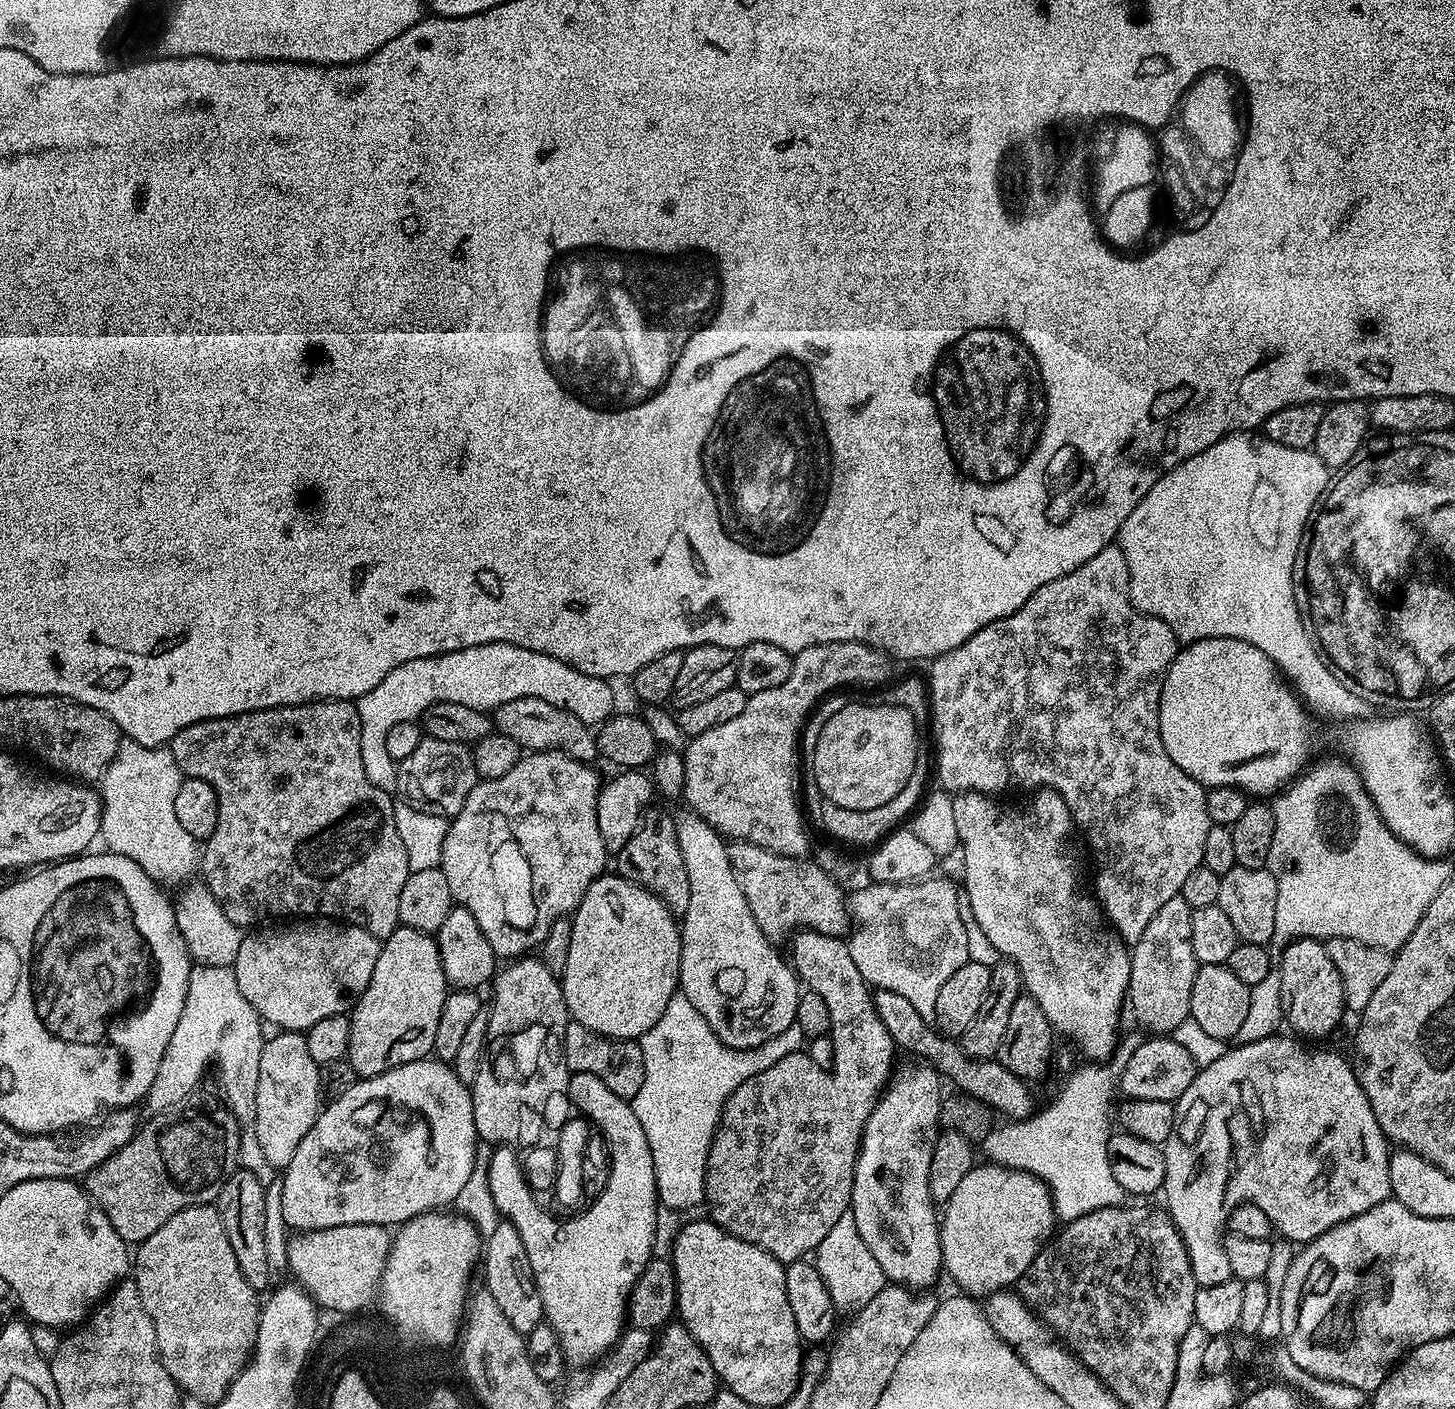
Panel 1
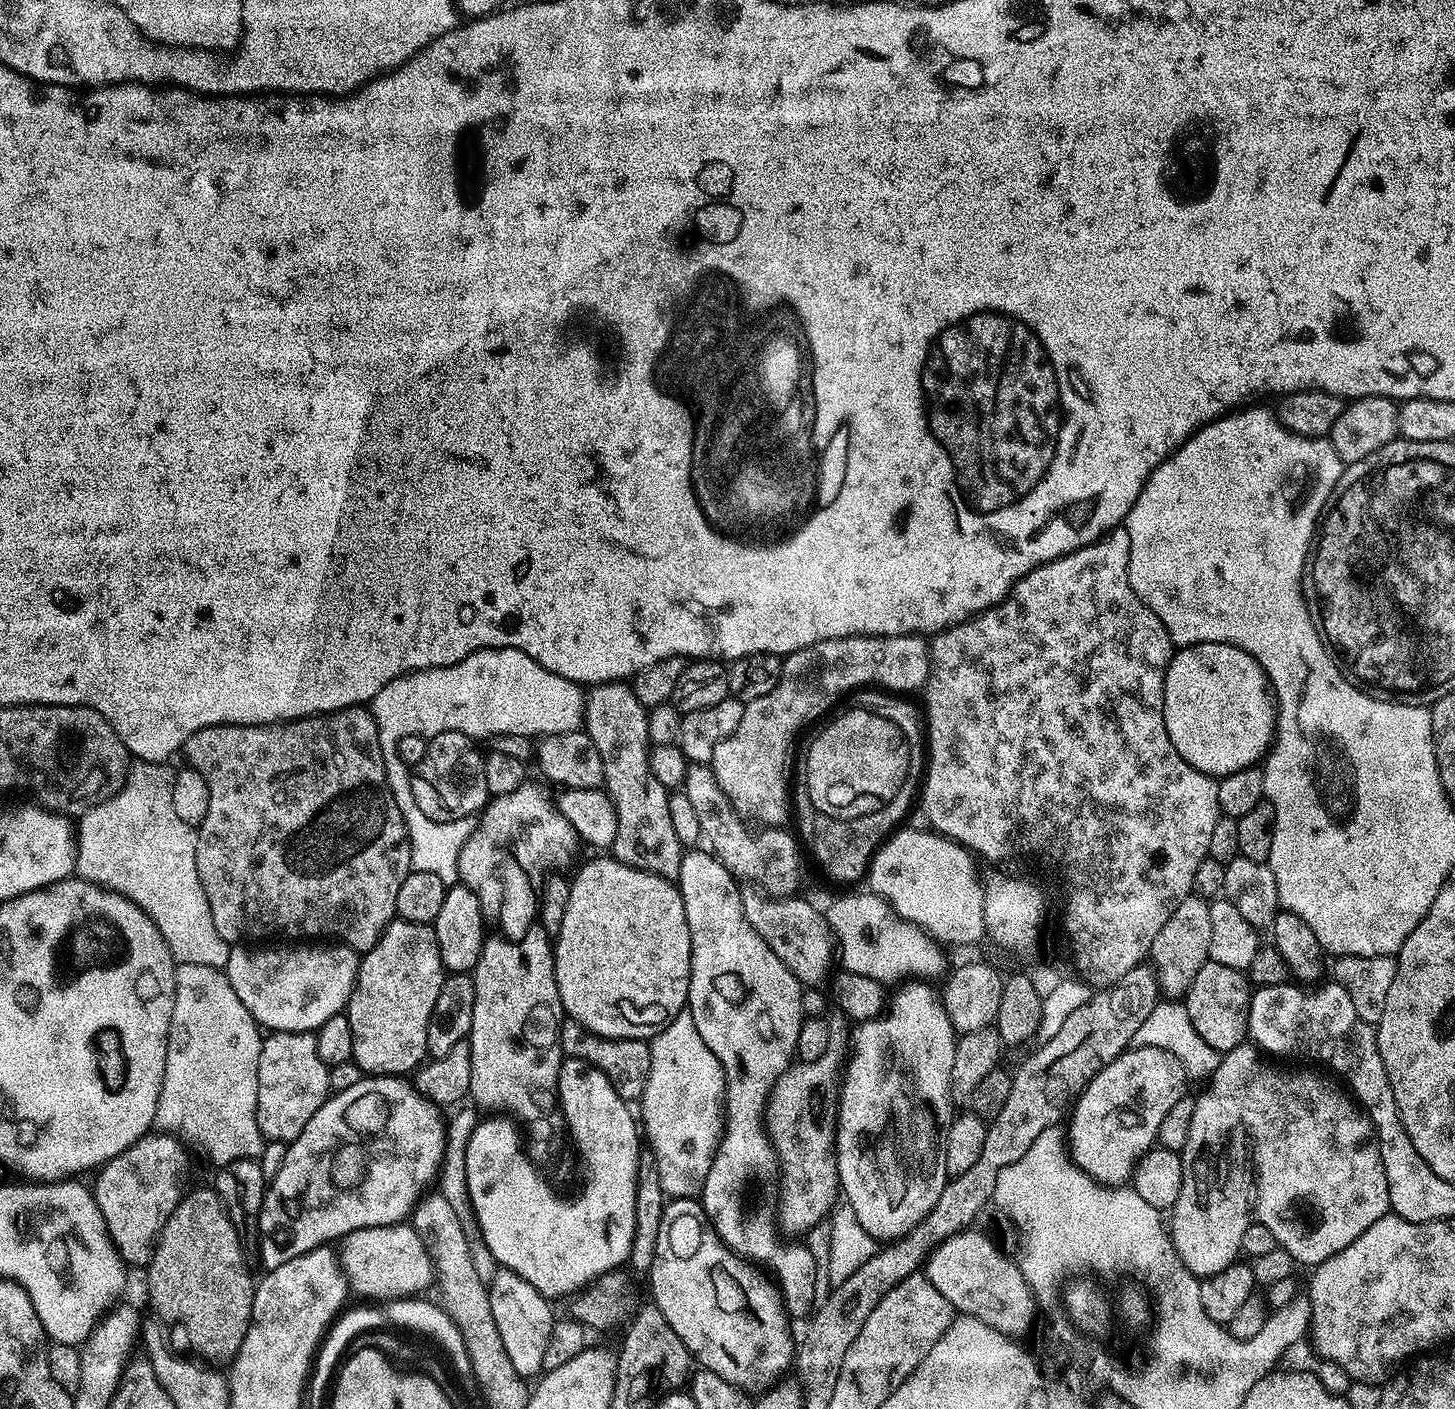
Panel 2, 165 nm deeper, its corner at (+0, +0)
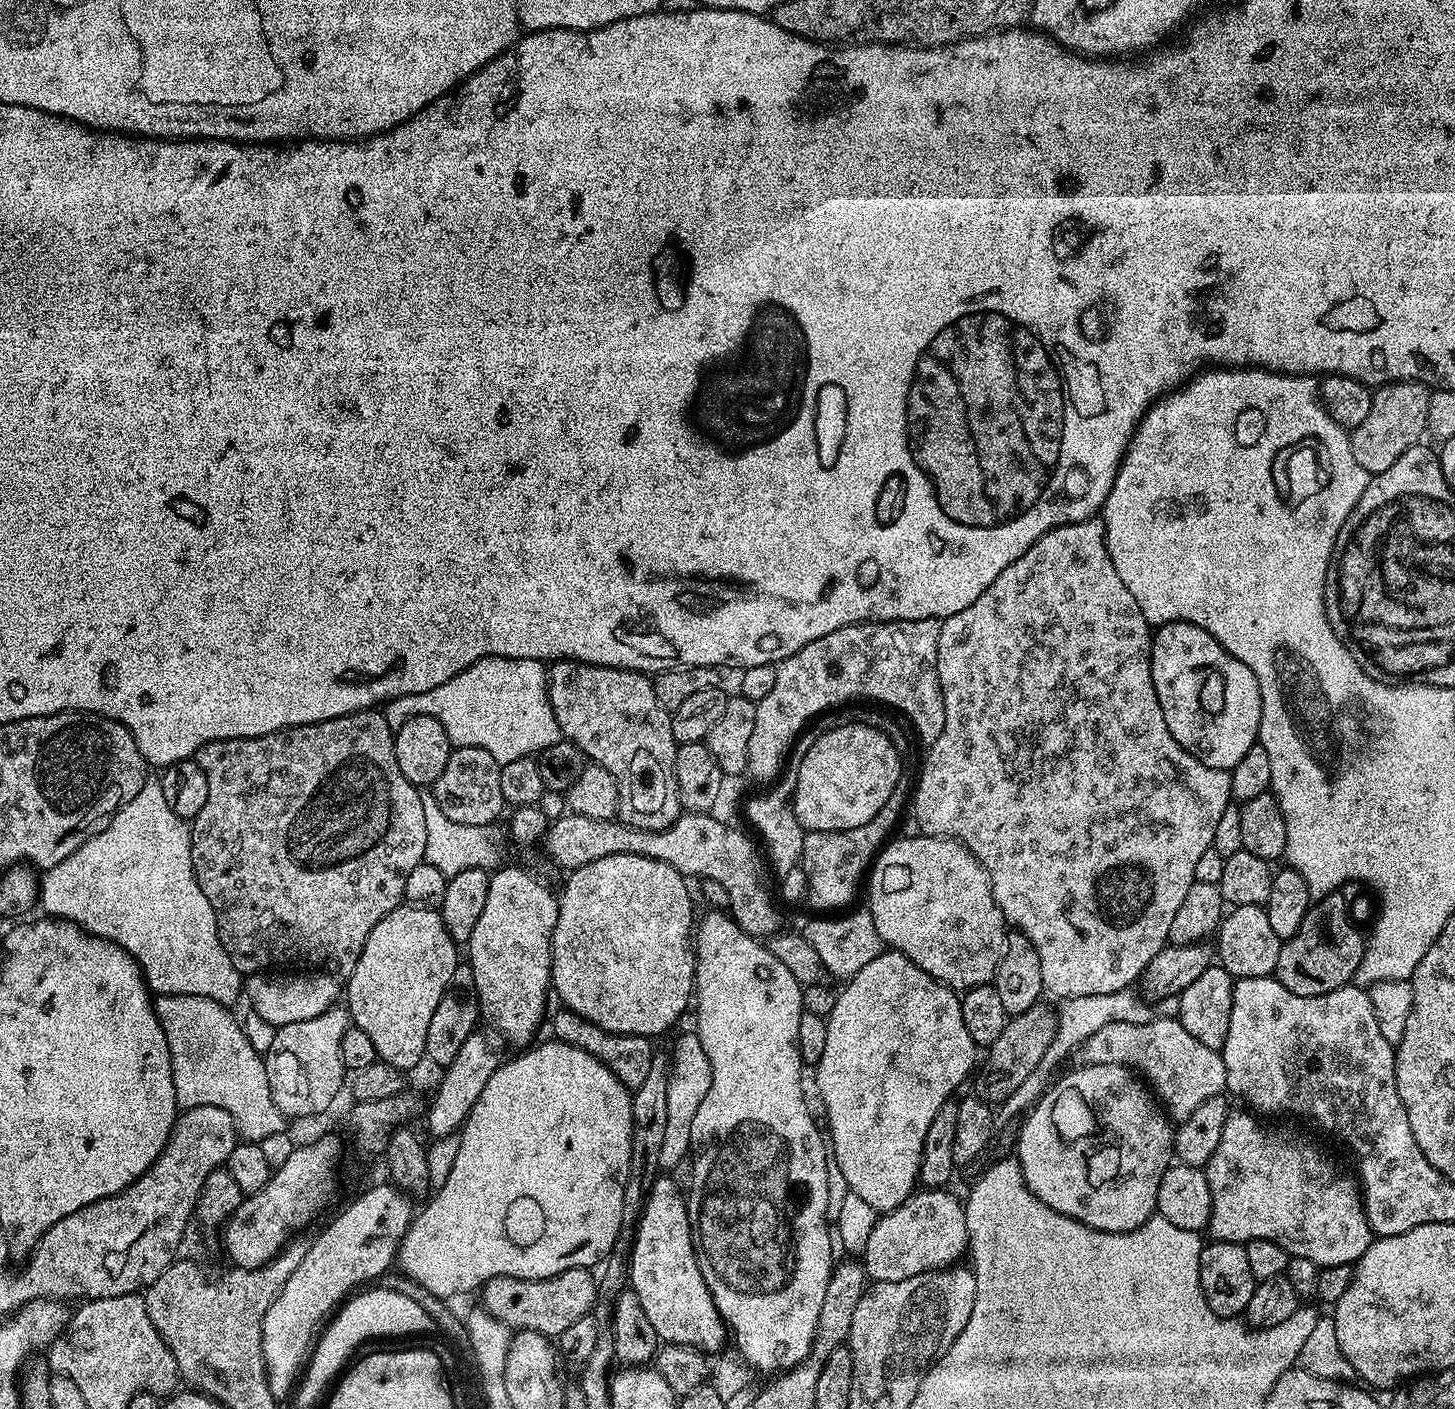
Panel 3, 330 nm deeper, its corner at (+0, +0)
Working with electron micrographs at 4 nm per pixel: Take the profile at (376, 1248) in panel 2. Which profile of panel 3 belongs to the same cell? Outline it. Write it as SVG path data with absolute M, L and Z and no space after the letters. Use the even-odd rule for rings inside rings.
M548 1038L545 1044L539 1042L525 1047L521 1056L513 1060L505 1059L499 1068L490 1074L478 1102L470 1110L459 1133L460 1145L455 1155L454 1166L447 1175L446 1184L431 1193L432 1201L424 1209L417 1211L406 1234L400 1239L398 1253L399 1271L418 1286L424 1287L430 1295L447 1298L455 1292L472 1292L499 1276L509 1276L519 1280L541 1280L562 1274L571 1268L591 1269L592 1264L599 1265L616 1246L616 1240L622 1234L622 1206L624 1191L630 1170L630 1142L632 1141L632 1098L618 1078L598 1058L586 1054L561 1040Z

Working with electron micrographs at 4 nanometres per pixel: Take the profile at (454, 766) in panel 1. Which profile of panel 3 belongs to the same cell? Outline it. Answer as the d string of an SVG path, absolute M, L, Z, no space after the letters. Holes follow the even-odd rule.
M474 742L453 747L450 762L446 762L446 770L438 774L430 792L436 795L436 804L445 816L445 821L465 828L482 828L492 823L506 811L502 798L500 782L500 764L490 754L490 750L482 750Z

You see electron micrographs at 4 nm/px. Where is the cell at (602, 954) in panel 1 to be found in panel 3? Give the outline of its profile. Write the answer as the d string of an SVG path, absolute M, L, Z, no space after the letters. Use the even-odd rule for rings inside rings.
M614 854L606 858L598 858L598 862L590 862L581 868L571 869L567 873L568 881L564 884L564 893L559 893L560 909L558 922L552 935L552 983L551 987L560 995L560 1004L569 1008L574 1014L582 1014L590 1022L602 1026L602 1030L610 1030L618 1034L634 1034L657 1038L667 1028L672 1028L680 1020L684 1011L689 1011L694 1000L696 987L696 950L694 947L694 916L692 920L692 896L688 893L689 881L674 866L661 860L635 856L634 854Z

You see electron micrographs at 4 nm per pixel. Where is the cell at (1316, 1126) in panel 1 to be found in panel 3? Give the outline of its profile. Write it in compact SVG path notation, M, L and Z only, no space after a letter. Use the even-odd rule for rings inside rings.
M1233 1111L1226 1118L1226 1126L1222 1126L1222 1142L1218 1142L1218 1150L1204 1165L1204 1177L1212 1191L1212 1213L1208 1219L1207 1235L1212 1240L1221 1240L1222 1242L1234 1242L1235 1244L1245 1245L1249 1240L1266 1238L1270 1242L1278 1242L1288 1252L1289 1257L1297 1256L1298 1258L1310 1258L1321 1269L1329 1268L1335 1264L1355 1265L1356 1261L1366 1254L1366 1250L1373 1242L1374 1233L1372 1227L1368 1225L1368 1219L1364 1213L1364 1197L1362 1189L1355 1179L1352 1180L1344 1172L1339 1172L1318 1149L1312 1144L1307 1144L1304 1140L1287 1140L1280 1132L1271 1132L1268 1128L1263 1128L1259 1124L1257 1117L1251 1111L1244 1112Z

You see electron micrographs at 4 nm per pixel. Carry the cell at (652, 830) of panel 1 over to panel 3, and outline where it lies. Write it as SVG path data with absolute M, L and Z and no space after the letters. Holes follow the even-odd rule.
M557 660L548 668L548 701L554 710L554 718L560 727L561 737L568 740L571 744L578 745L591 763L602 766L614 778L614 782L618 786L618 794L620 795L618 798L618 819L638 830L661 832L670 827L682 815L682 805L680 803L680 795L676 789L676 776L672 772L678 747L672 733L672 717L669 709L664 708L662 702L658 702L658 694L654 694L652 682L653 677L651 675L635 672L629 668L607 668L597 664L587 664L581 660Z

